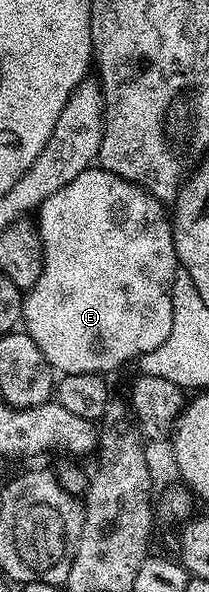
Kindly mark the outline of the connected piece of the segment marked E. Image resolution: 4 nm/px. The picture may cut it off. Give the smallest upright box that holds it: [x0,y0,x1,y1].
[23,167,179,374]

